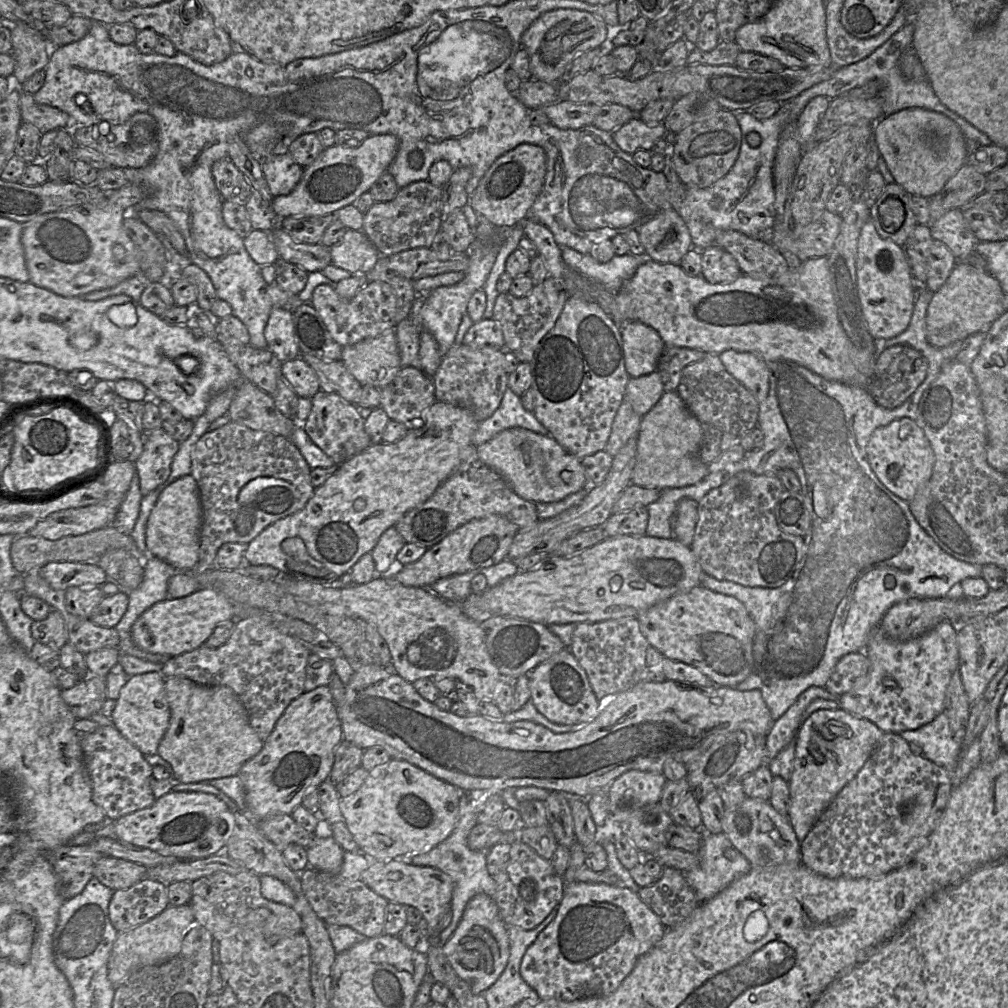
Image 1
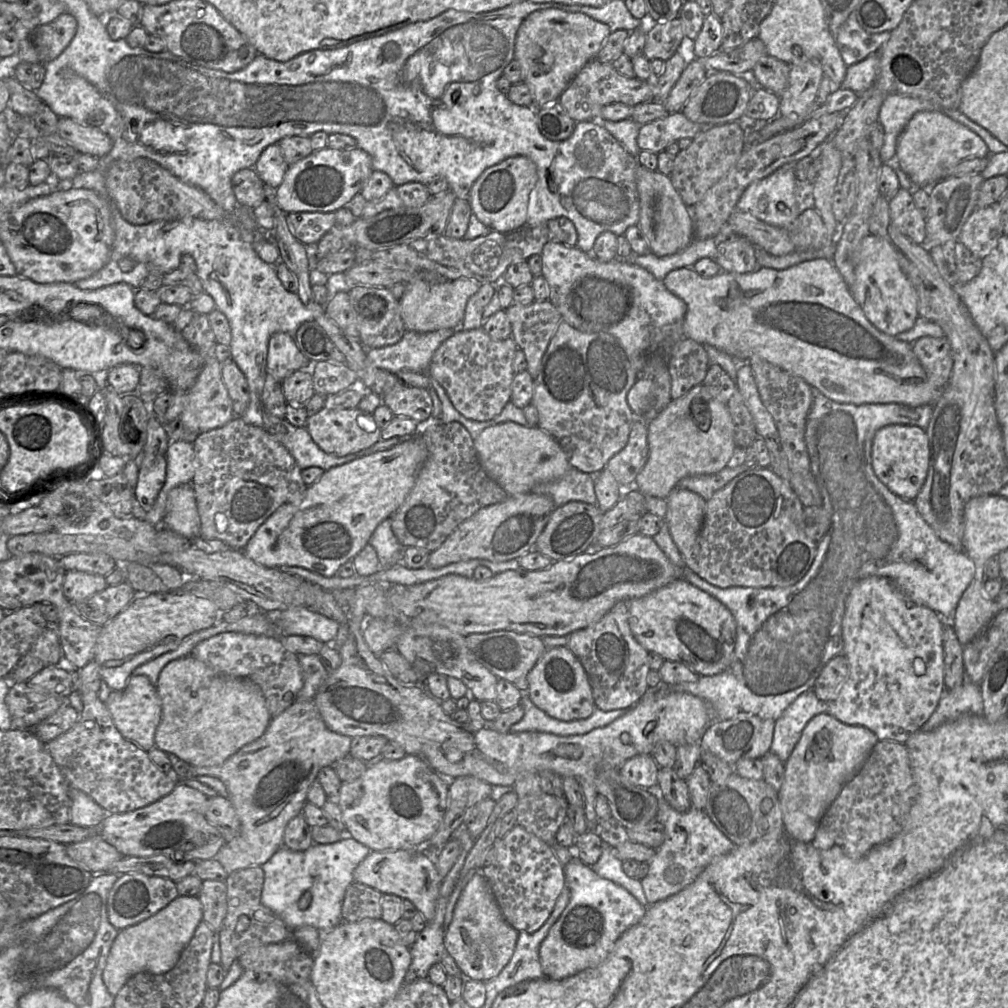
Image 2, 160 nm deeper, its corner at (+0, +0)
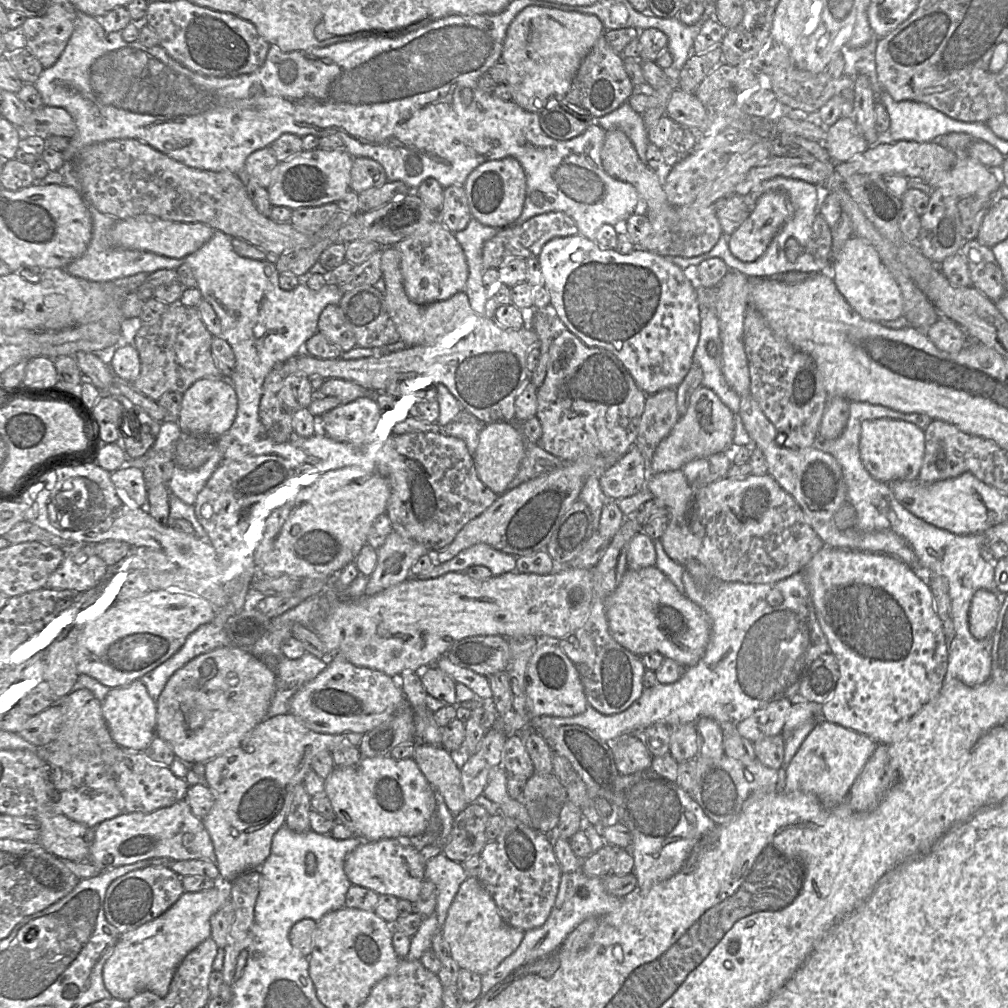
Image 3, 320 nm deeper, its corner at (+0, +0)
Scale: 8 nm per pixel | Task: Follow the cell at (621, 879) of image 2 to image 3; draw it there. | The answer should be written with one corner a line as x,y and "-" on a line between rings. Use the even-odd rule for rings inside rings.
581,869
574,872
562,872
556,899
546,921
537,928
525,931
517,949
495,969
481,976
481,992
478,998
483,998
491,988
505,980
519,967
553,953
581,922
591,917
600,917
617,909
621,901
622,898
606,892
603,886
603,877
589,877

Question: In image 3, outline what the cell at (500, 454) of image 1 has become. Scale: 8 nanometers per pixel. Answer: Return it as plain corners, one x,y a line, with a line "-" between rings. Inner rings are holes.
504,421
491,422
483,425
478,436
478,445
472,454
475,470
481,482
500,495
508,490
508,485
516,476
523,460
526,441
521,428
515,423

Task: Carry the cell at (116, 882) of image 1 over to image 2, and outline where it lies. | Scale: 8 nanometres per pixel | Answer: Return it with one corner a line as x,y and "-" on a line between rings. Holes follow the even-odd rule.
99,833
84,841
67,844
66,850
71,859
92,874
107,873
114,863
123,858

